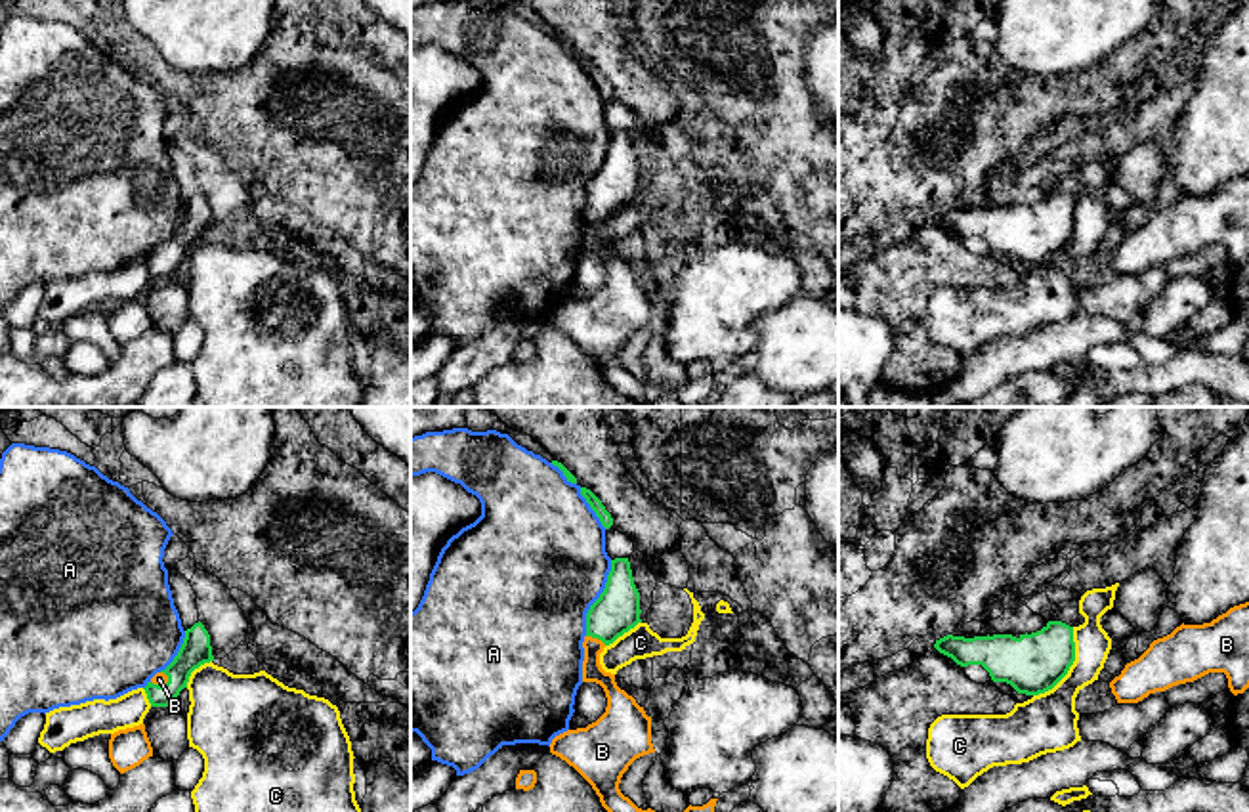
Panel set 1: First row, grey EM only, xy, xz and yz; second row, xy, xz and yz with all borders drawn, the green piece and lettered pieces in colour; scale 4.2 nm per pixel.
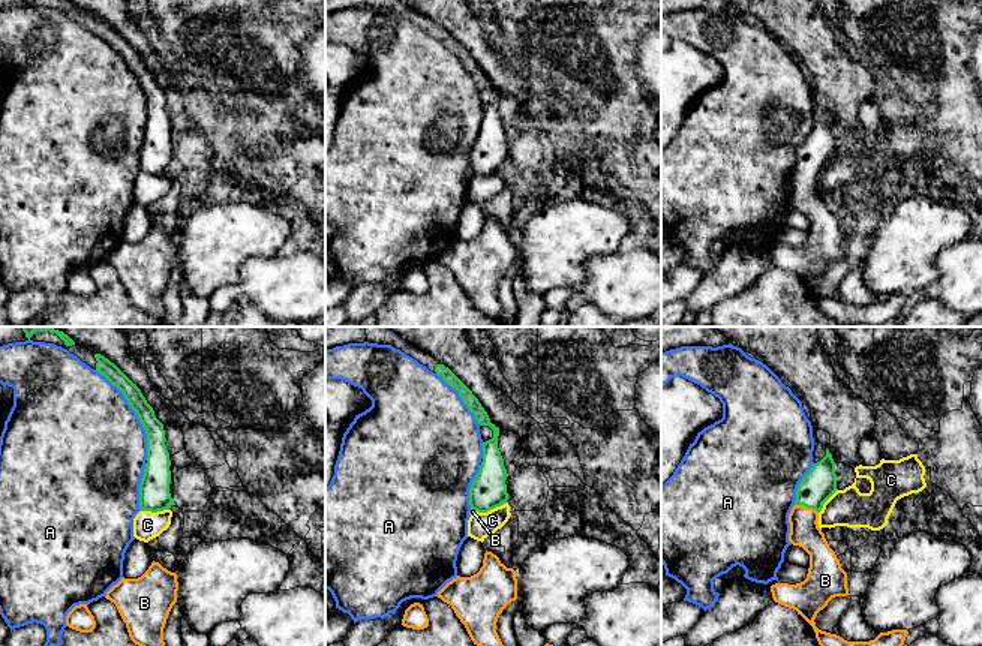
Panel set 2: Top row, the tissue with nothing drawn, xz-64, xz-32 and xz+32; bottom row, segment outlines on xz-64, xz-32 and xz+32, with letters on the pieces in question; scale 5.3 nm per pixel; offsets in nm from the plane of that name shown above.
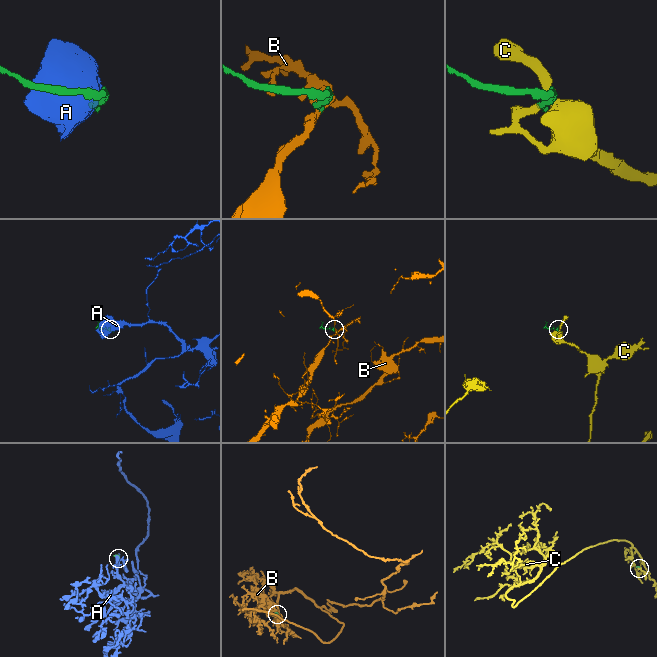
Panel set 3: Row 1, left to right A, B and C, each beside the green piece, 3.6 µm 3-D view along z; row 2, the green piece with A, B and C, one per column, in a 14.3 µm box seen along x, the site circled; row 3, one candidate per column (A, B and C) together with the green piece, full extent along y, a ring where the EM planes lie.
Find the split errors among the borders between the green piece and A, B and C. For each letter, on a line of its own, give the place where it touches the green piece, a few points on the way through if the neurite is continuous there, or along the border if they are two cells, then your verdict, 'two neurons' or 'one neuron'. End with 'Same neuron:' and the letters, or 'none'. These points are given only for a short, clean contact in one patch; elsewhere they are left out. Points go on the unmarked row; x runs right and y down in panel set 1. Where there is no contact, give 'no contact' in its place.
A: xz (598, 170) | two neurons
B: xz (596, 209) | across xz (617, 182), (596, 209), (592, 243) | one neuron
C: yz (1070, 237) | along yz (1074, 199), (1074, 235), (1051, 260), (1034, 268) | two neurons
Same neuron: B

